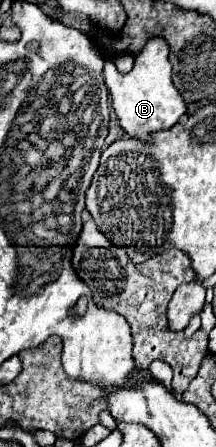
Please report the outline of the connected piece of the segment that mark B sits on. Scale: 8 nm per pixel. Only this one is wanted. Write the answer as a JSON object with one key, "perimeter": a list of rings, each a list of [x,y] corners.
{"perimeter":[[[149,39],[143,49],[135,55],[133,69],[129,73],[121,73],[113,61],[105,63],[105,83],[113,97],[115,115],[129,137],[137,137],[147,141],[149,133],[171,129],[187,111],[185,101],[171,81],[171,63],[169,63],[169,43],[165,39]]]}

